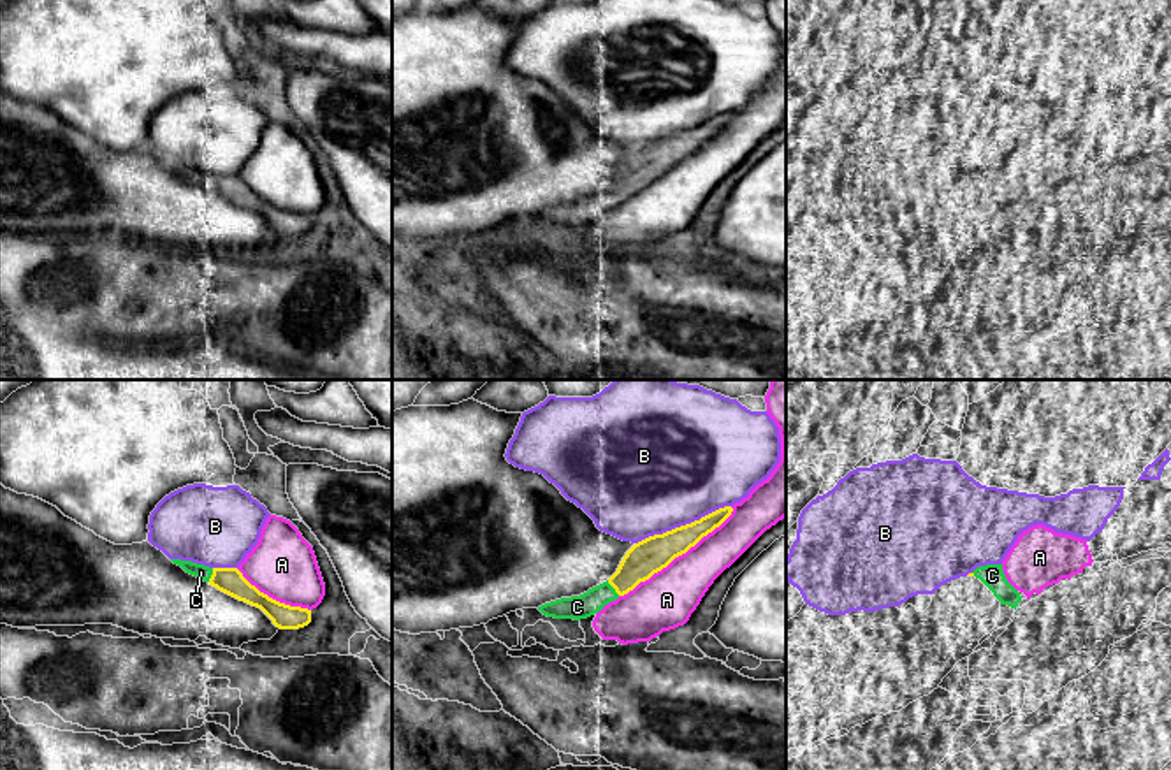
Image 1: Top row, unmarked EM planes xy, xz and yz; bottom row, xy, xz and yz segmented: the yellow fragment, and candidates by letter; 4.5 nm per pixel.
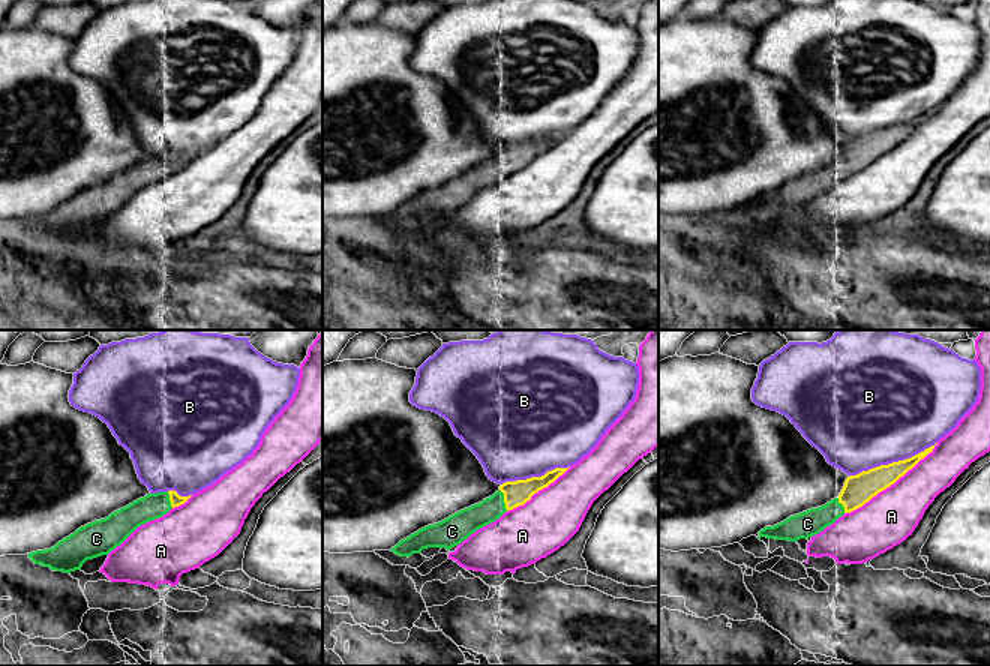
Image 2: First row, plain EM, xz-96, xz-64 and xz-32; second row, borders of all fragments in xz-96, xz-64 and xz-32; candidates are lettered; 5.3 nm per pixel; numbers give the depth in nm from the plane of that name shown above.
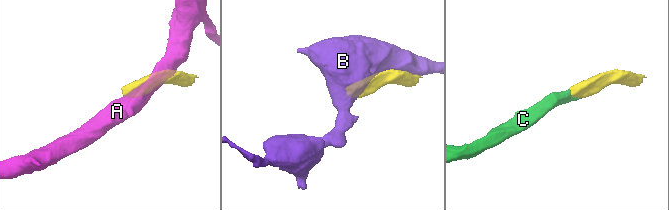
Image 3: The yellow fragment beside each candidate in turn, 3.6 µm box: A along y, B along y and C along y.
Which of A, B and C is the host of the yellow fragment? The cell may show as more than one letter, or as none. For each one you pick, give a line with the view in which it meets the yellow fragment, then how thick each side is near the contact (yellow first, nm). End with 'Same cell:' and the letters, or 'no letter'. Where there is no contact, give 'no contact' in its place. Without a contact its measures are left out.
C: contact in xz; calibres 160 and 110 nm
Same cell: C

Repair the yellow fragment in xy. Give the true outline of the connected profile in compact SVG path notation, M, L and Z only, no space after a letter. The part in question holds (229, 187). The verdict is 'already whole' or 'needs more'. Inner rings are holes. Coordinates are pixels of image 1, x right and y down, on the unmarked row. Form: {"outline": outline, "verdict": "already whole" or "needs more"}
{"outline": "M171 167L218 197L260 214L280 236L299 236L311 229L311 216L290 213L269 204L251 192L237 174L209 174L192 167Z", "verdict": "needs more"}

